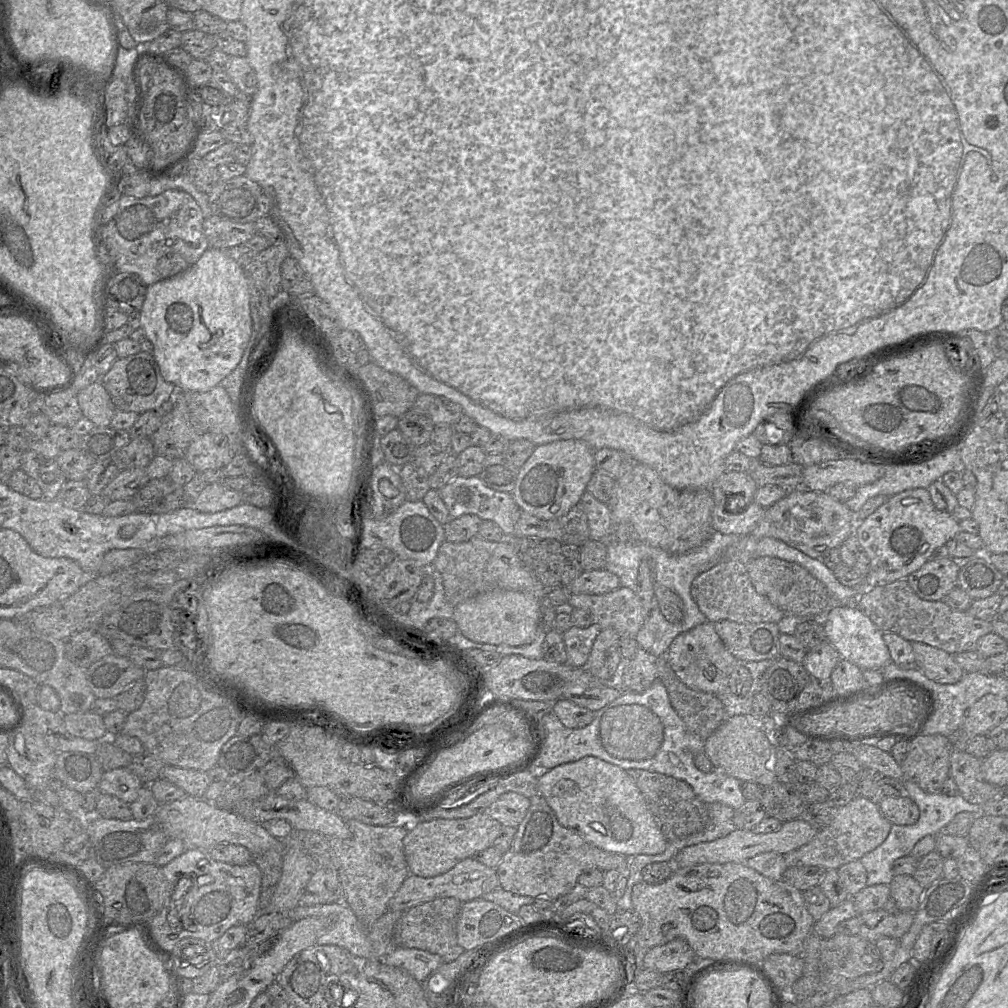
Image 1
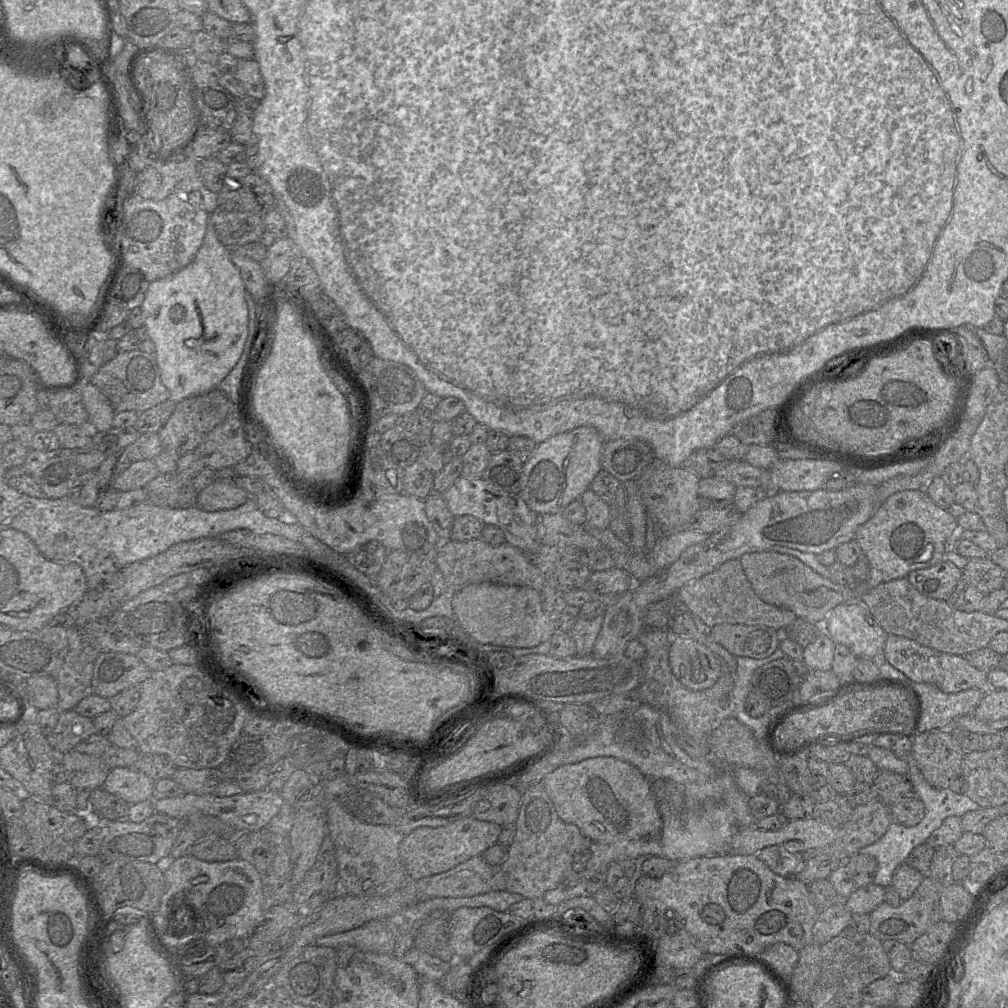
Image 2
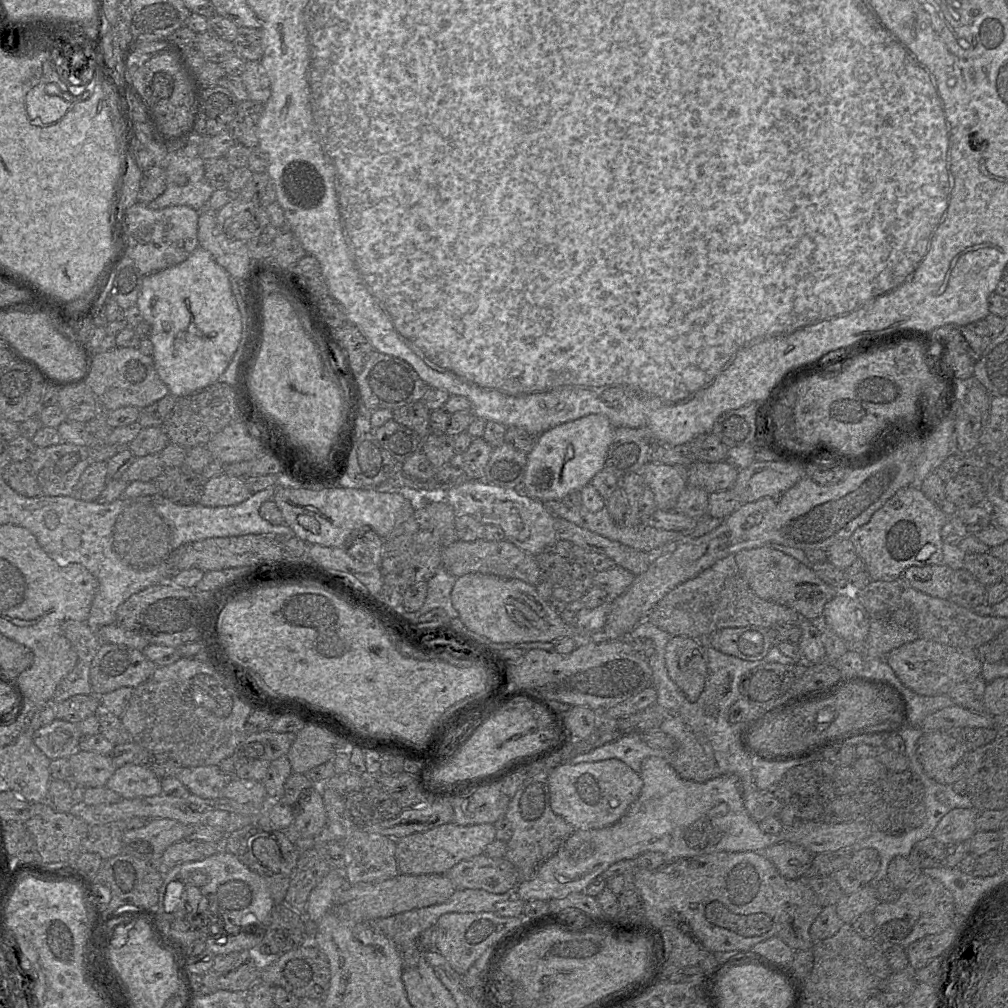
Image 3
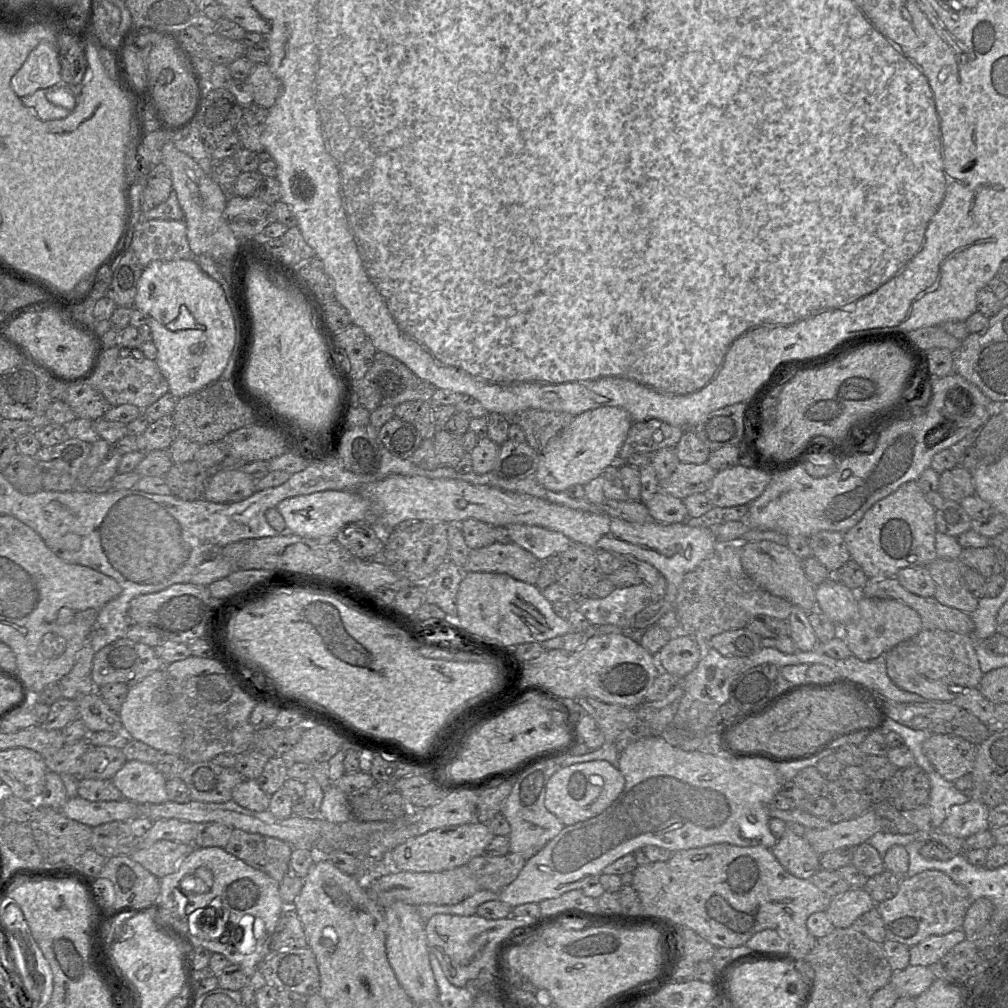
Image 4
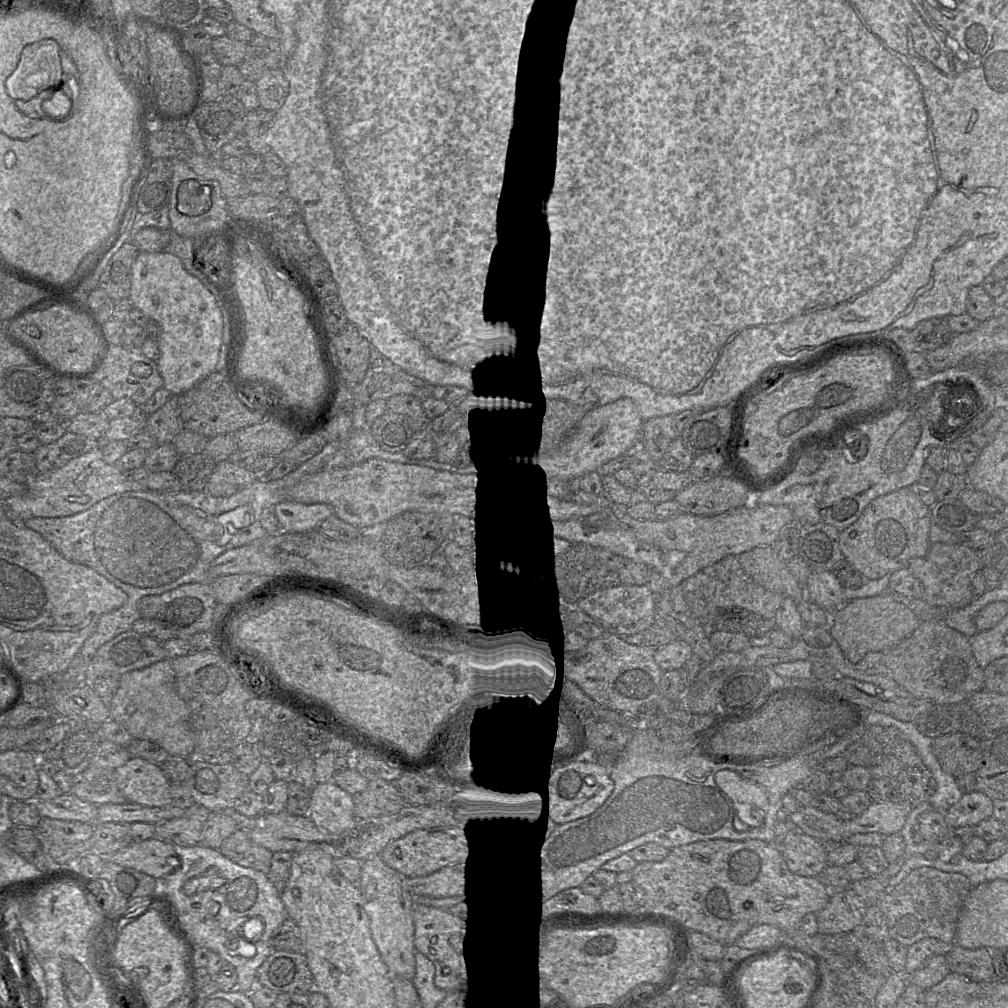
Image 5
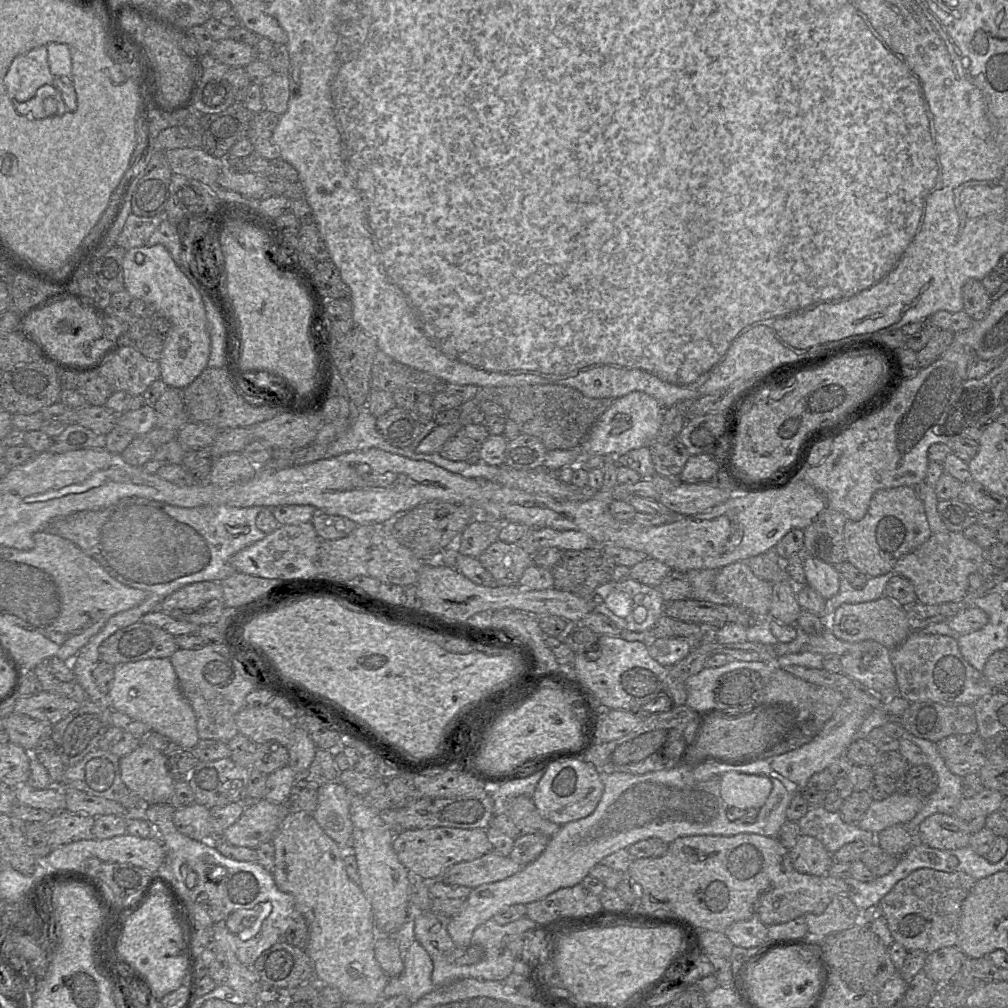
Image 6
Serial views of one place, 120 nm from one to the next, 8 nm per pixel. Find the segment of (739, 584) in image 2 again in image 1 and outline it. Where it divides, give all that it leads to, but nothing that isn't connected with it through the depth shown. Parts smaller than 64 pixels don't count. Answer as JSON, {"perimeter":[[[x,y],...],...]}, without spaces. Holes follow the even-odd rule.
{"perimeter":[[[737,560],[721,561],[699,574],[692,583],[691,595],[707,621],[712,623],[729,620],[738,623],[778,624],[785,616],[785,612],[756,591],[746,564]]]}

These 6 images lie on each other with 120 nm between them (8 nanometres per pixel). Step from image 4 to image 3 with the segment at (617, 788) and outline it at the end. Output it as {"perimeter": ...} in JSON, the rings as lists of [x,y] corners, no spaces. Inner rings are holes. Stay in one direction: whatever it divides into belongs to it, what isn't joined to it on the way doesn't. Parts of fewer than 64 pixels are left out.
{"perimeter":[[[616,758],[576,765],[565,763],[549,773],[551,809],[575,830],[599,829],[617,822],[638,798],[642,787],[640,774]]]}

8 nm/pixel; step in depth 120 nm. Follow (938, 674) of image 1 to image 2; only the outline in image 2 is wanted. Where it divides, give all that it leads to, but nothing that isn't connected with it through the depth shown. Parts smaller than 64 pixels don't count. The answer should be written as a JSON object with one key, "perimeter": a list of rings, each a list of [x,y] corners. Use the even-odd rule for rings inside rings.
{"perimeter":[[[940,653],[940,664],[941,664],[941,682],[939,684],[939,688],[945,693],[956,693],[956,692],[964,691],[967,689],[977,689],[977,690],[985,691],[985,694],[986,694],[988,690],[996,689],[996,688],[989,687],[987,673],[972,666],[964,658],[964,656],[948,654],[948,653]]]}

